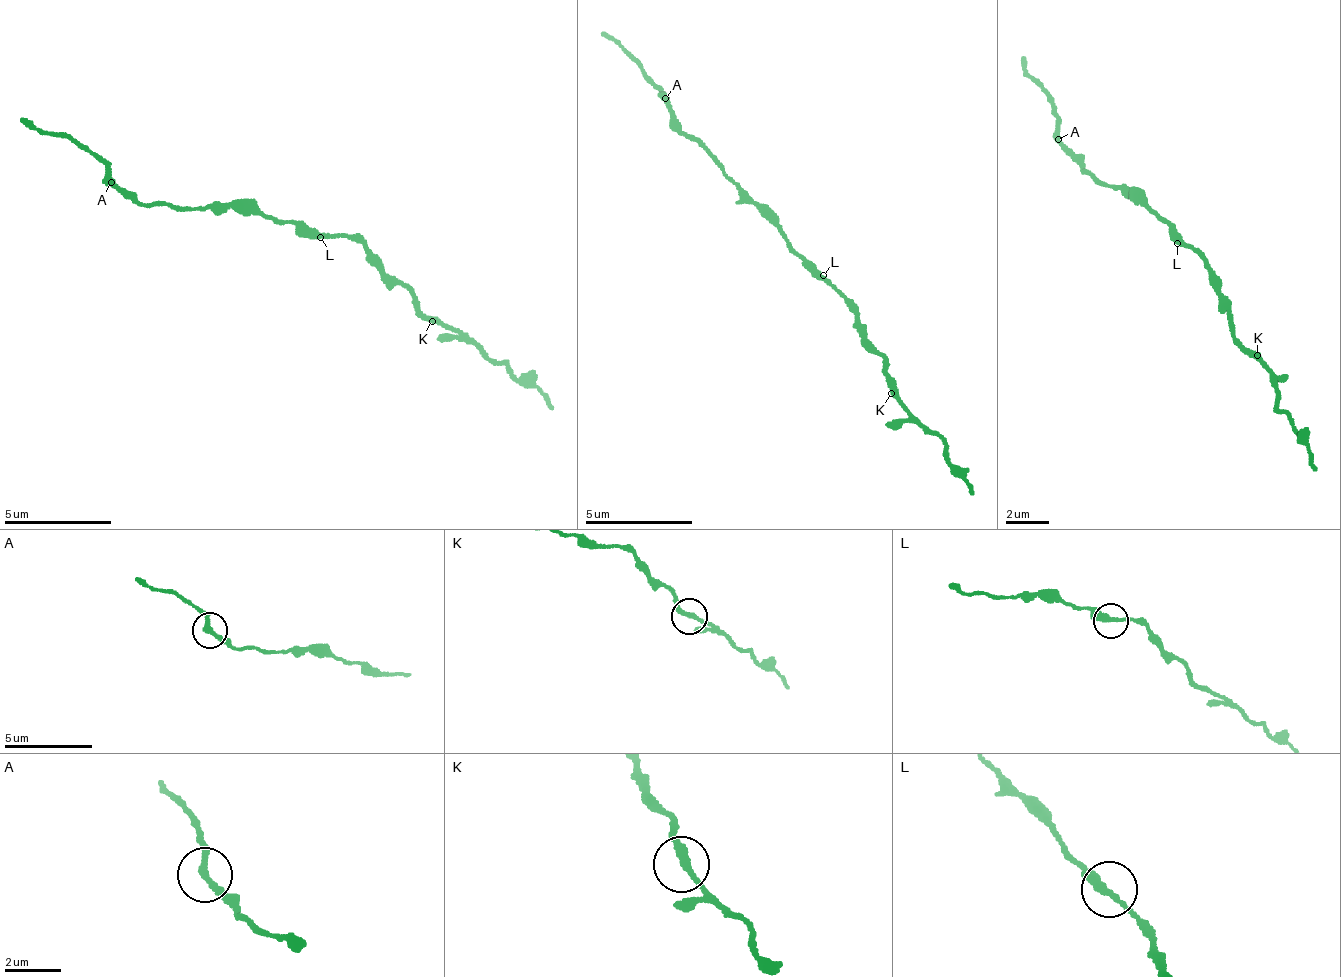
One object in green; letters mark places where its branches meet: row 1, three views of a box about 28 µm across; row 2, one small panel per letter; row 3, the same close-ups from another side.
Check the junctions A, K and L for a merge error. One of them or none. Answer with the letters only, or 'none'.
none

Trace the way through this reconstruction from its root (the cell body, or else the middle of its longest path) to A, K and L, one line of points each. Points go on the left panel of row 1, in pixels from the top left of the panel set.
A: (303, 232), (291, 223), (278, 224), (239, 212), (177, 212), (164, 202), (139, 204), (112, 181)
K: (303, 232), (346, 235), (372, 254), (372, 264), (415, 298), (416, 308), (432, 321)
L: (303, 232), (314, 232), (320, 237)

